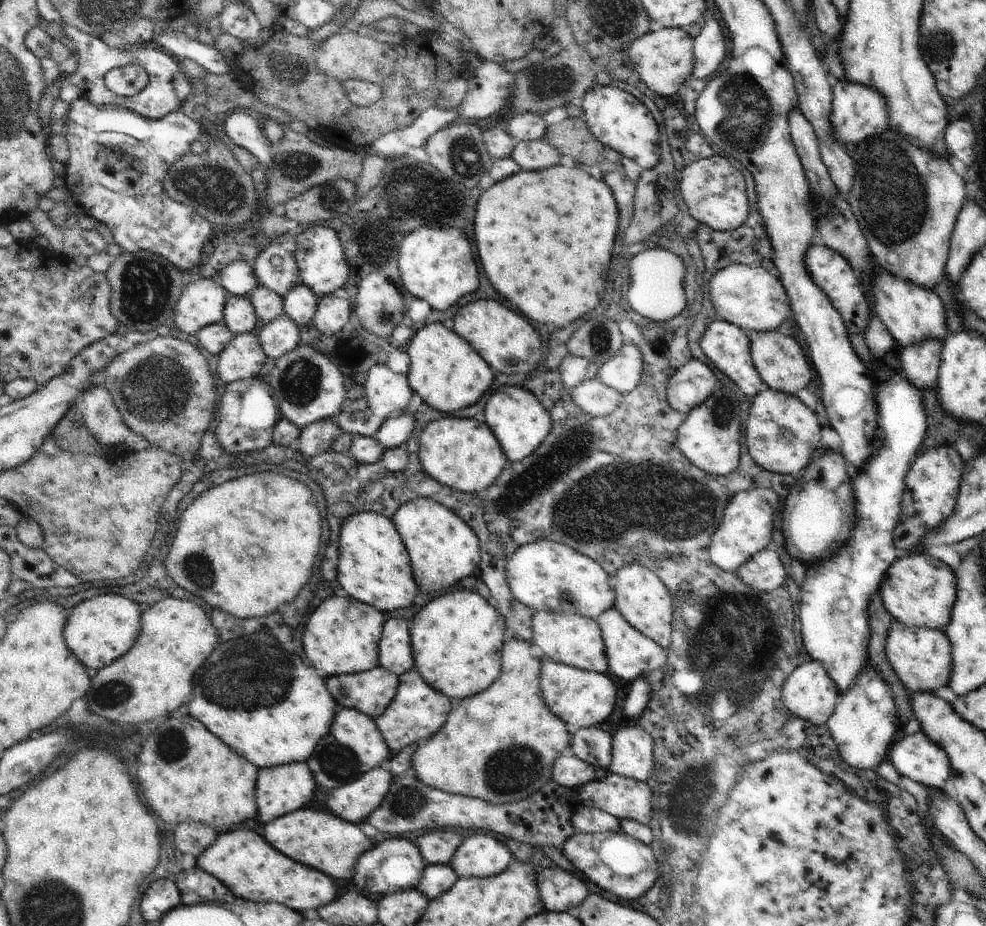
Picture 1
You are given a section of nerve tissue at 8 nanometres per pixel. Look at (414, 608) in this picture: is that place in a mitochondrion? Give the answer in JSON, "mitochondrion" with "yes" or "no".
{"mitochondrion":"no"}

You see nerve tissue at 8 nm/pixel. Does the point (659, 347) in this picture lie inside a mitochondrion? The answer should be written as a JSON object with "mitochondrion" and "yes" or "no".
{"mitochondrion":"no"}

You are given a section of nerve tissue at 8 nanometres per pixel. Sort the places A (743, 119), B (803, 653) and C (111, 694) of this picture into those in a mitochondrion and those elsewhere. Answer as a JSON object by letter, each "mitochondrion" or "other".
{"A":"mitochondrion","B":"other","C":"mitochondrion"}

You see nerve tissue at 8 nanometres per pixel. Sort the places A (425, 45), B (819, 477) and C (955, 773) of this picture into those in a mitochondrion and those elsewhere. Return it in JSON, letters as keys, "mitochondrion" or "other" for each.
{"A":"other","B":"other","C":"other"}

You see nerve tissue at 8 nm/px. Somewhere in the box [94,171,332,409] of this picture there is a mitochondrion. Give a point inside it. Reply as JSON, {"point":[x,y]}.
{"point":[145,290]}

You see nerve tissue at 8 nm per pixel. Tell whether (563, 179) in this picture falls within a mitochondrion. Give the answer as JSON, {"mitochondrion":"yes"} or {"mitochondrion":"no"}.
{"mitochondrion":"no"}

